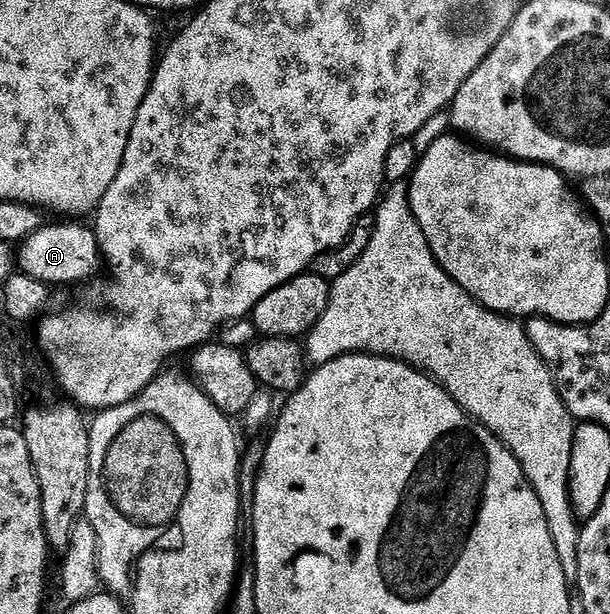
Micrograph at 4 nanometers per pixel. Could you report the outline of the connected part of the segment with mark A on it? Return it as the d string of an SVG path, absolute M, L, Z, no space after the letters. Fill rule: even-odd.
M83 223L44 224L33 235L29 235L18 246L17 269L20 274L32 277L48 287L55 285L75 285L87 281L95 273L99 264L99 245L95 242L94 232Z

